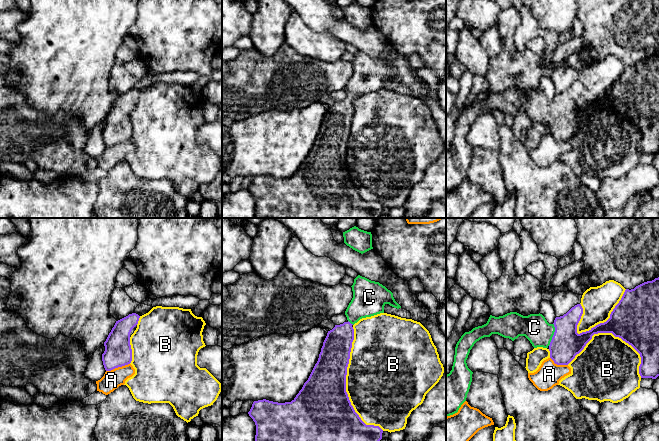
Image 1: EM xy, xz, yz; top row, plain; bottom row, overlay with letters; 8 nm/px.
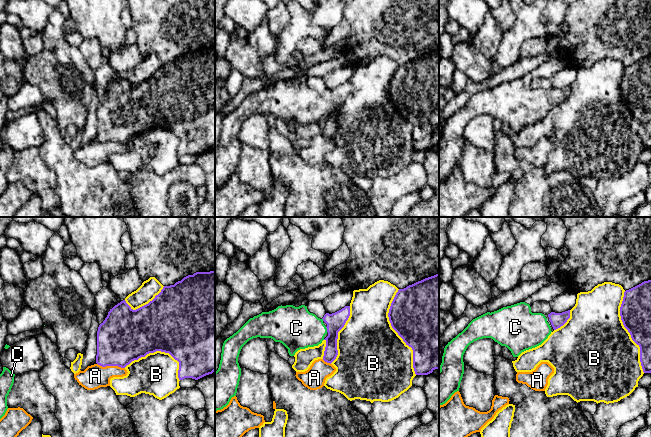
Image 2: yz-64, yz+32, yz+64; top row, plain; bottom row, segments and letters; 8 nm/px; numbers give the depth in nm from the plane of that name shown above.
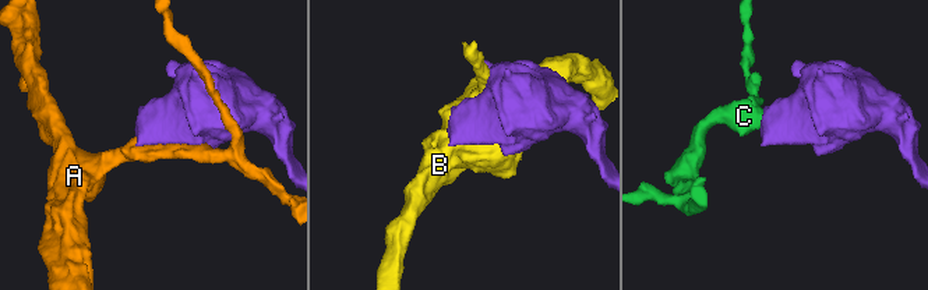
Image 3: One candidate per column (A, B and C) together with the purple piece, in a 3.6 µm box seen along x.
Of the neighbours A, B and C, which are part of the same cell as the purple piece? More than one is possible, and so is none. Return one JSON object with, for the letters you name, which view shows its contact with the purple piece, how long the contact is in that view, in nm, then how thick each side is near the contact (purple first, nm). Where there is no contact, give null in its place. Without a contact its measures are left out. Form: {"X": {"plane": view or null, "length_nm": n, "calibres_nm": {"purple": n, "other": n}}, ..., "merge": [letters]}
{"C": {"plane": "yz", "length_nm": 190, "calibres_nm": {"purple": 240, "other": 220}}, "merge": ["C"]}

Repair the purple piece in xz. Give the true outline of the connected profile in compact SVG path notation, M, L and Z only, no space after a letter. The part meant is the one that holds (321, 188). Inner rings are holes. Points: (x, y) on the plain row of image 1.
M358 51L351 62L353 74L349 79L345 91L347 98L328 107L323 118L317 139L308 156L291 178L278 179L266 175L254 177L249 192L256 201L255 218L379 218L383 206L379 202L366 201L355 188L346 168L346 151L350 135L352 118L354 116L353 101L360 95L384 89L384 82L389 80L394 84L401 84L395 77L393 69L379 58L371 57Z

